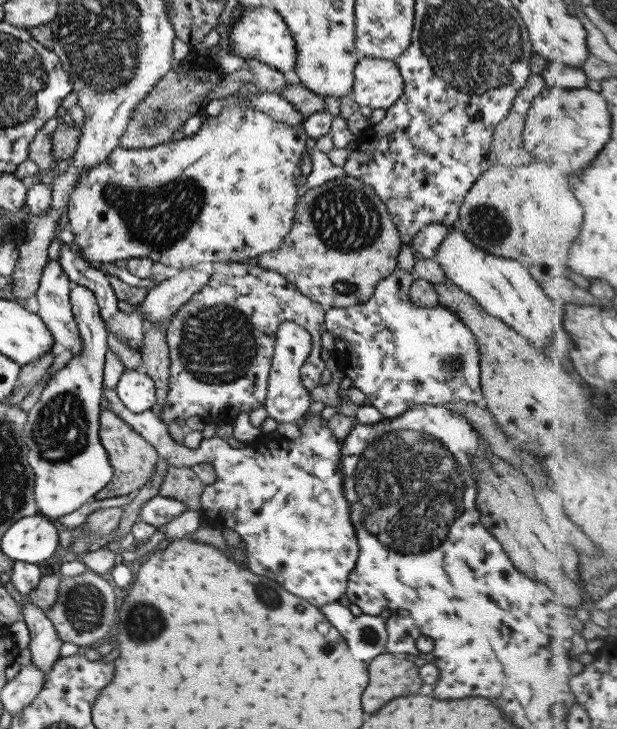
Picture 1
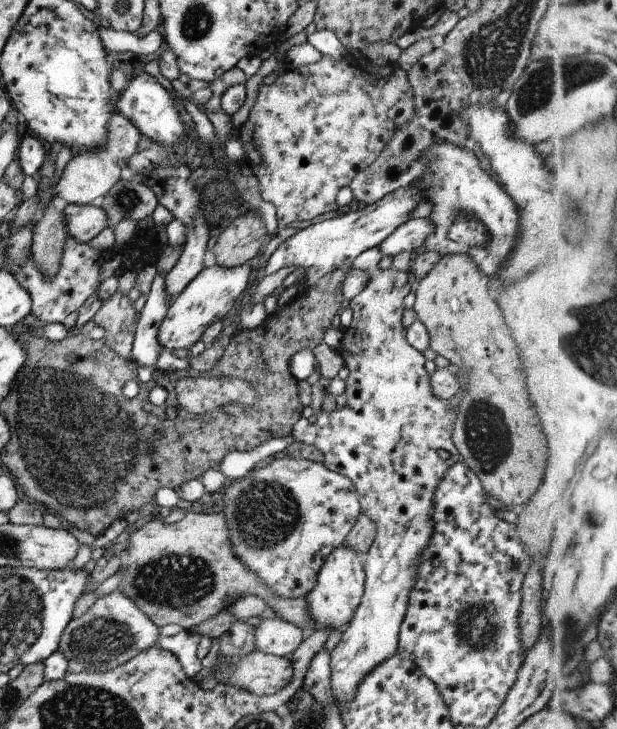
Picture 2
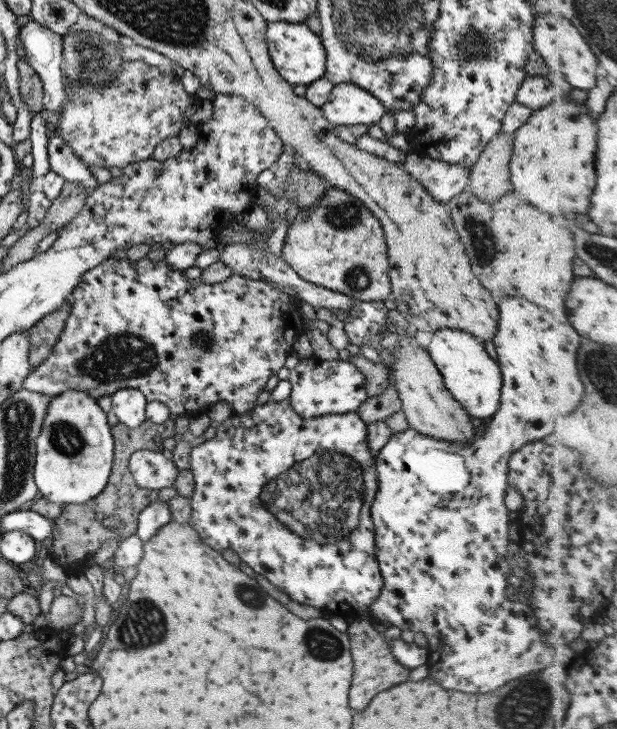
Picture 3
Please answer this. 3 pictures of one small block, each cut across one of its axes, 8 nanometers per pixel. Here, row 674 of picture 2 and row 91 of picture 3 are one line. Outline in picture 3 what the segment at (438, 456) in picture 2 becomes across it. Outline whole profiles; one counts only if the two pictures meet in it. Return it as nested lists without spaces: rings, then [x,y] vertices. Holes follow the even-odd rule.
[[[342,82],[336,84],[330,91],[328,100],[321,106],[322,112],[328,122],[332,125],[374,125],[387,113],[379,100],[366,92],[362,87],[356,86],[353,82]]]

